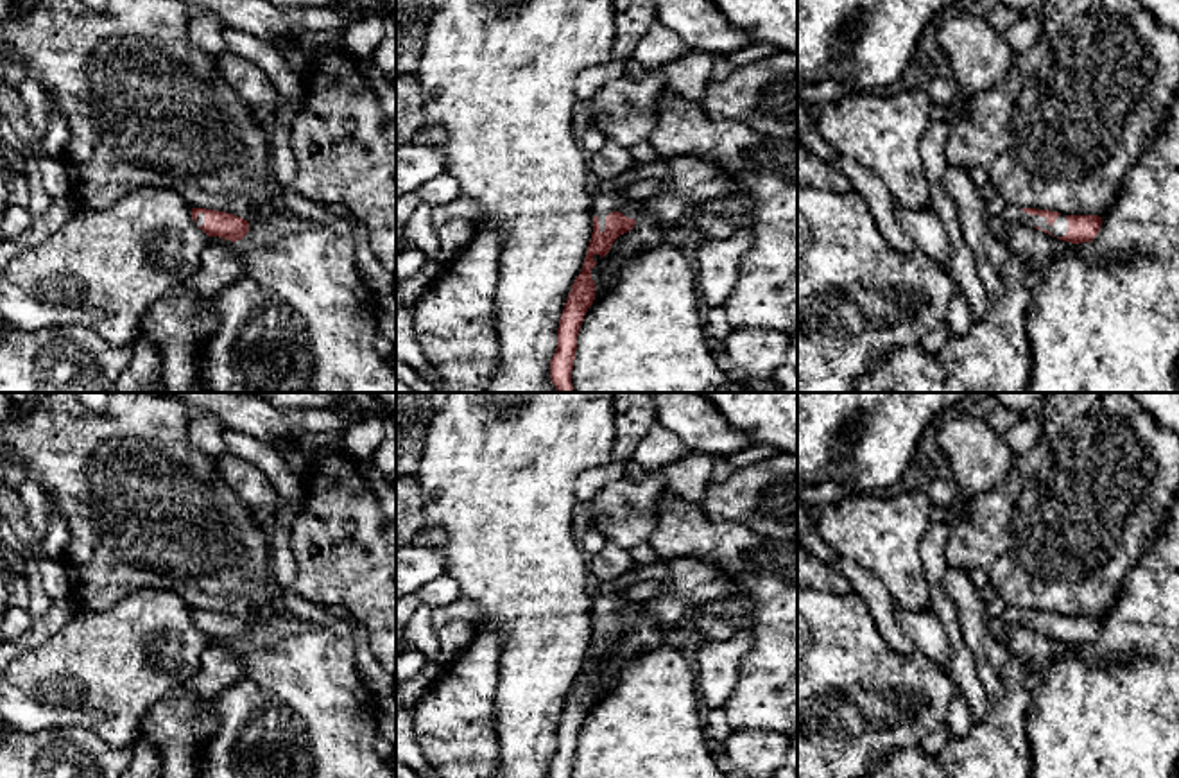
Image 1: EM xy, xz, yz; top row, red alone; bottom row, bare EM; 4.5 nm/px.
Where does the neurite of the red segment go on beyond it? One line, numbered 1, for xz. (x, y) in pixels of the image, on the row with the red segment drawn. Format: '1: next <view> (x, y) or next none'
1: next xz (604, 205)

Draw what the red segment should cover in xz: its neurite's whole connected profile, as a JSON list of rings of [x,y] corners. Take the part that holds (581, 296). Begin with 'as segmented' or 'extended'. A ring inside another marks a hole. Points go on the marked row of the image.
extended | [[[618,192],[604,194],[595,201],[591,240],[582,271],[575,278],[564,303],[557,328],[557,348],[550,360],[550,378],[557,393],[573,393],[572,369],[577,350],[577,335],[588,308],[593,305],[597,289],[591,280],[591,269],[597,265],[598,258],[609,253],[613,242],[620,235],[634,228],[636,220],[622,213],[633,203],[633,199]]]

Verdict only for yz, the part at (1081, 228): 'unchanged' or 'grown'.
grown

